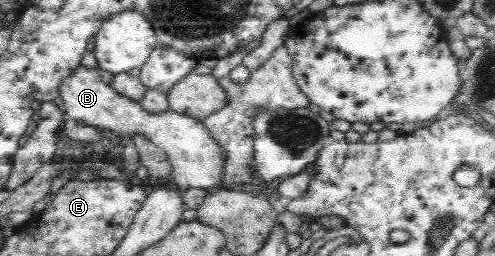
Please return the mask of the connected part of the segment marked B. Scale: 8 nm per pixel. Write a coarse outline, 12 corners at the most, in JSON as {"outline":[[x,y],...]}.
{"outline":[[84,67],[63,82],[67,117],[143,136],[173,162],[178,195],[218,185],[222,155],[199,118],[138,99]]}

